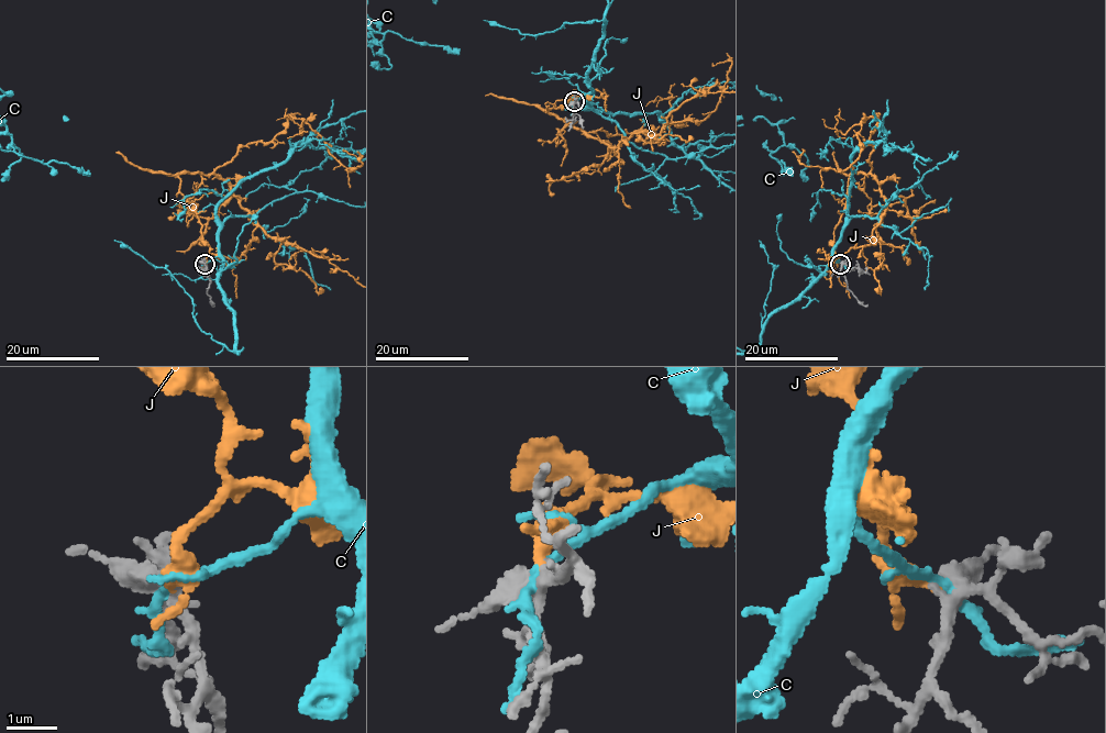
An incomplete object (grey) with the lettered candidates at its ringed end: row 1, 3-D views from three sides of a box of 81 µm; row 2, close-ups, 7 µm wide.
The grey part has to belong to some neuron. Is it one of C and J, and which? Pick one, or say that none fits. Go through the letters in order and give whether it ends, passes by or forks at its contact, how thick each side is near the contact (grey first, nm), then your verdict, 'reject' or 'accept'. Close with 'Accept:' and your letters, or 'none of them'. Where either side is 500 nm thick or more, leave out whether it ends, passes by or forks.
C: it passes by; 320 nm thick on the grey side, 190 nm on the other; reject
J: it passes by; 240 nm thick on the grey side, 220 nm on the other; accept
Accept: J

